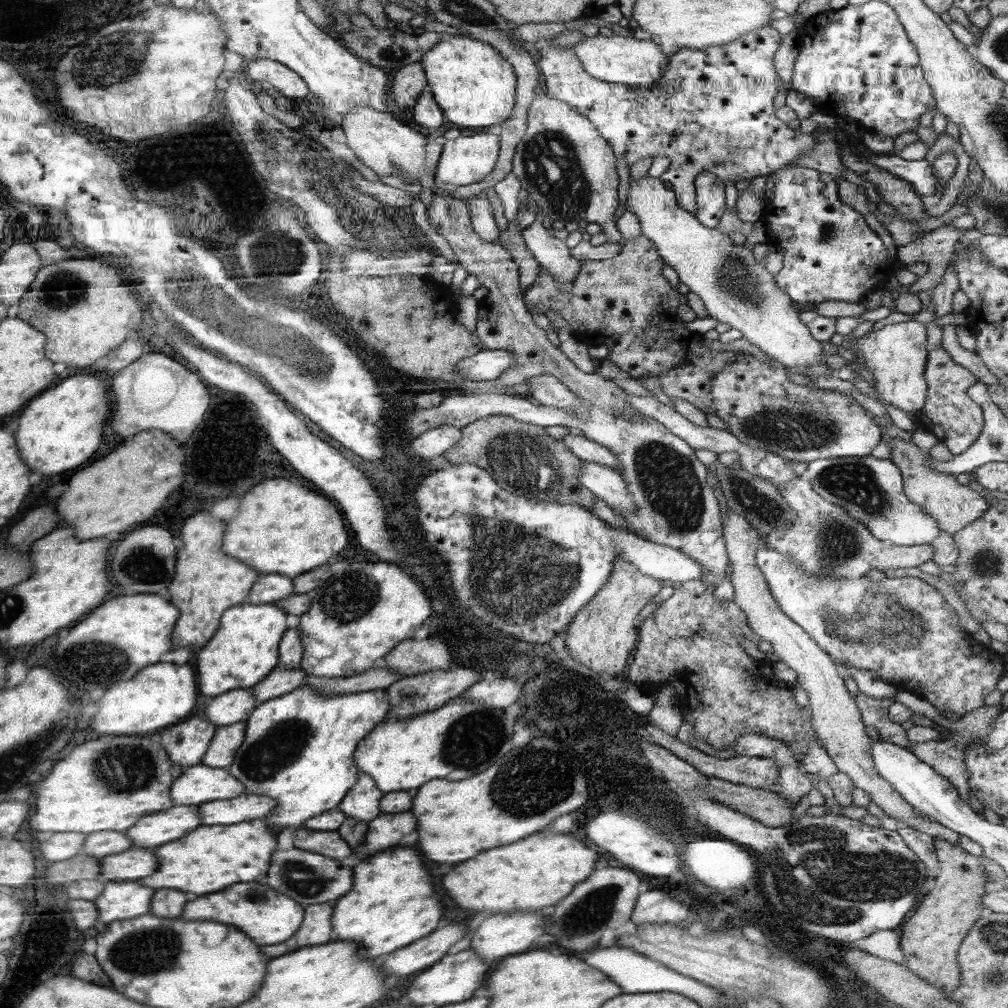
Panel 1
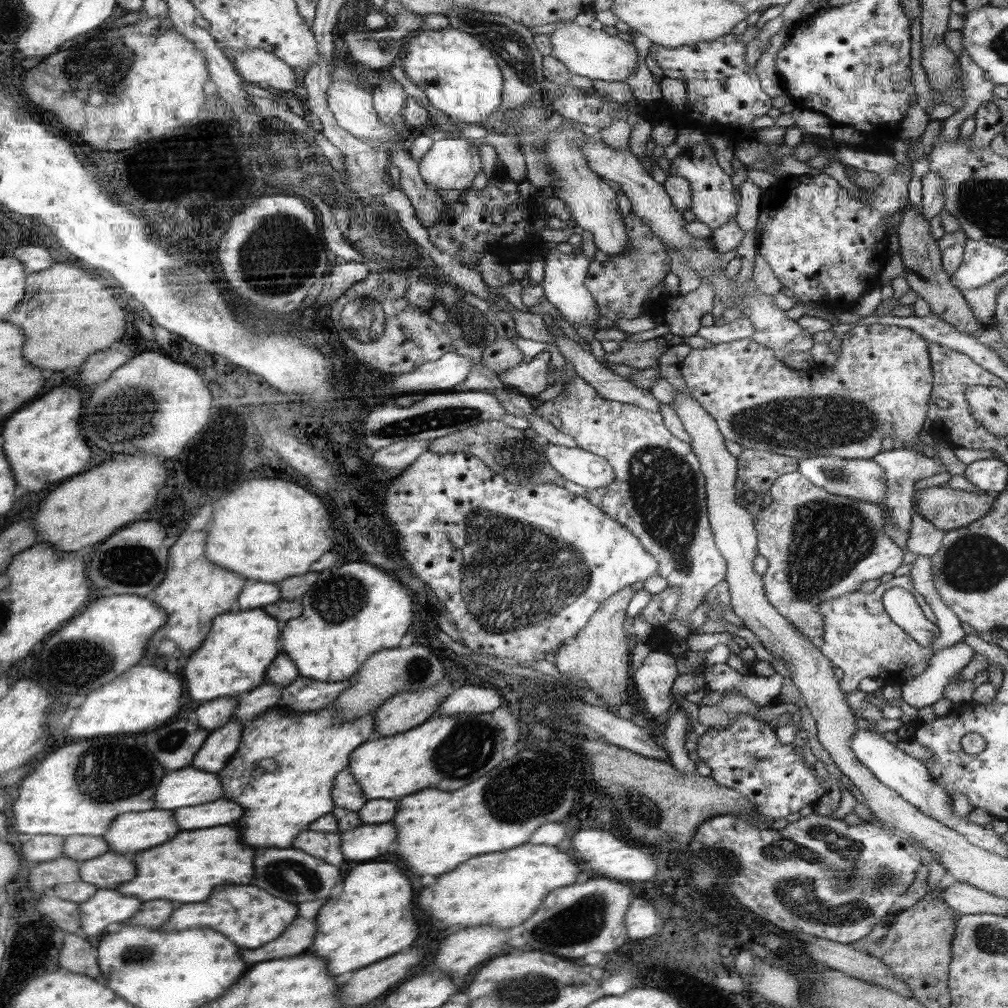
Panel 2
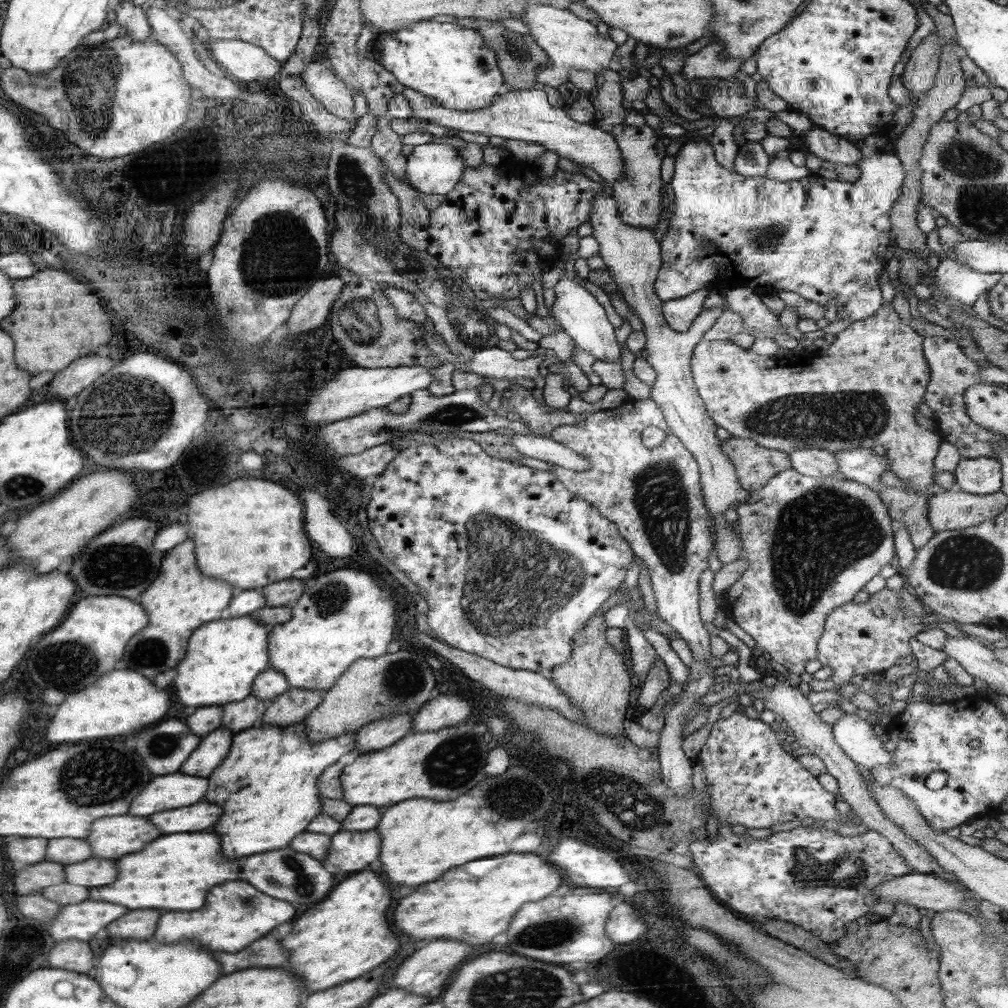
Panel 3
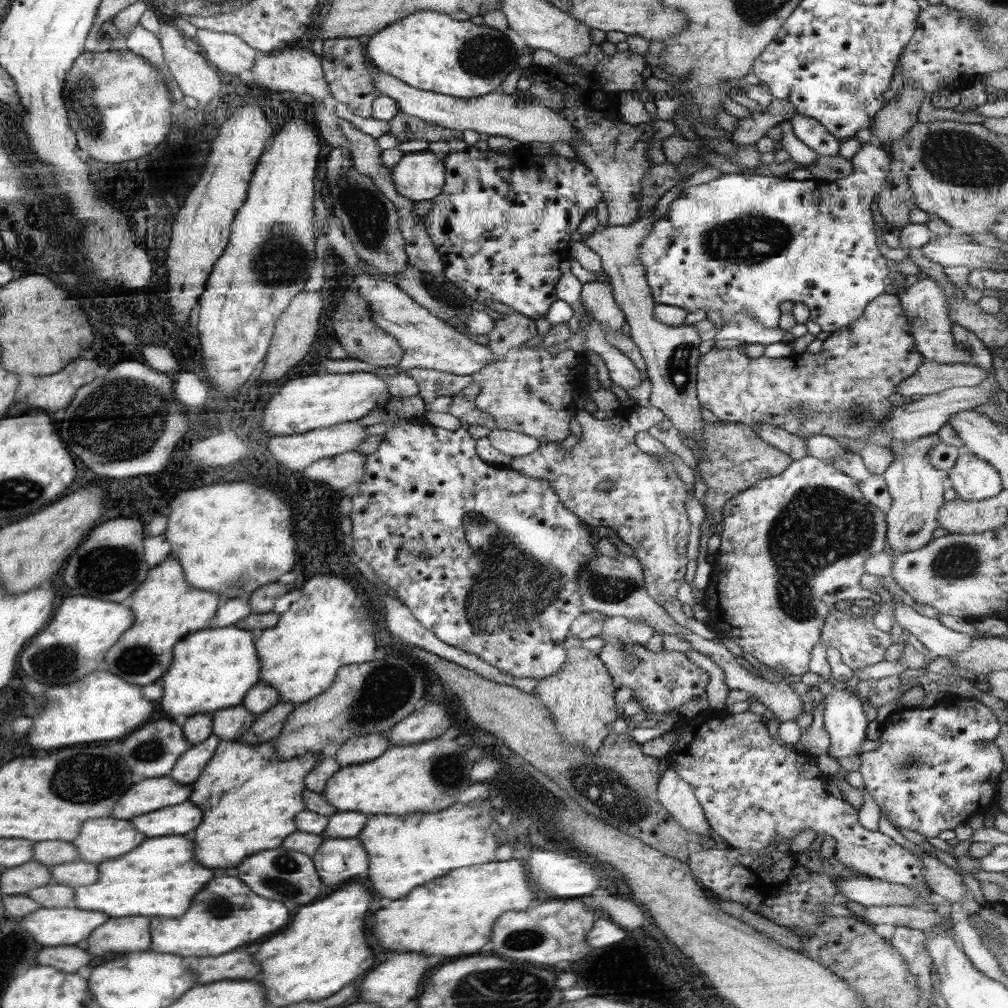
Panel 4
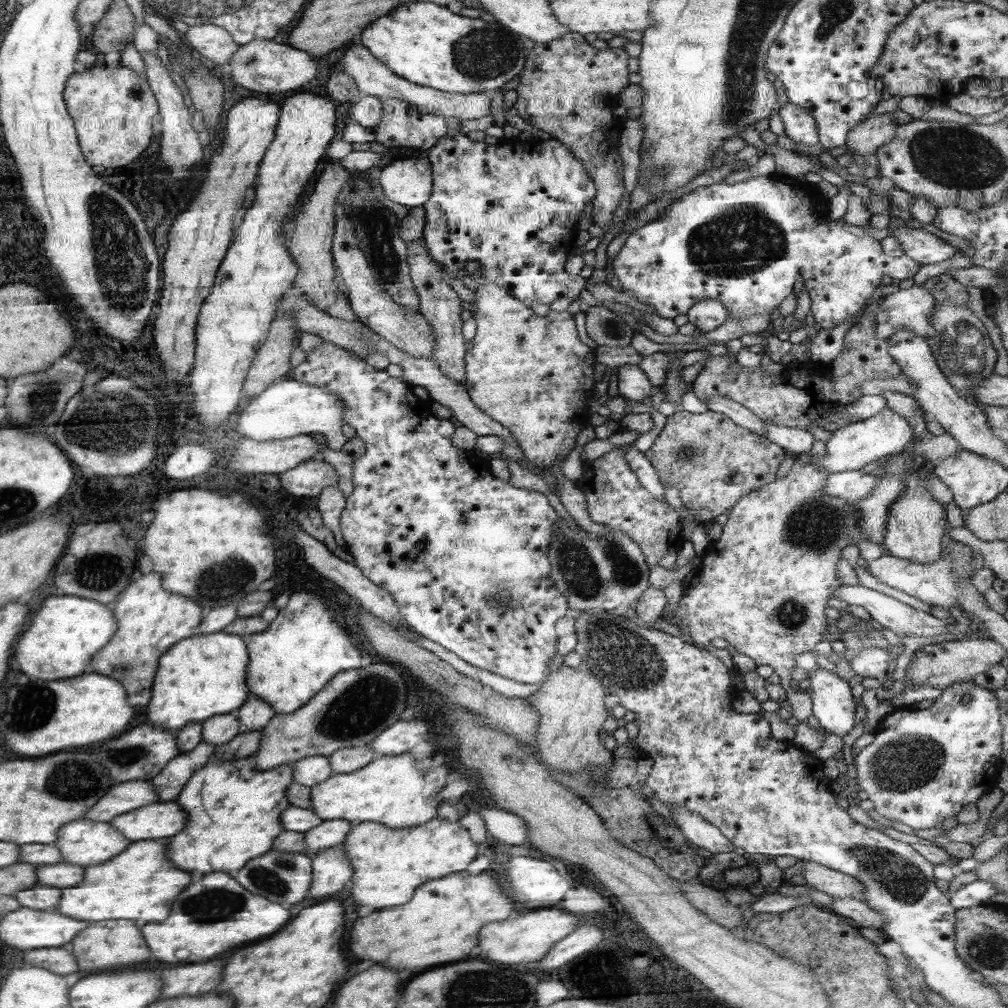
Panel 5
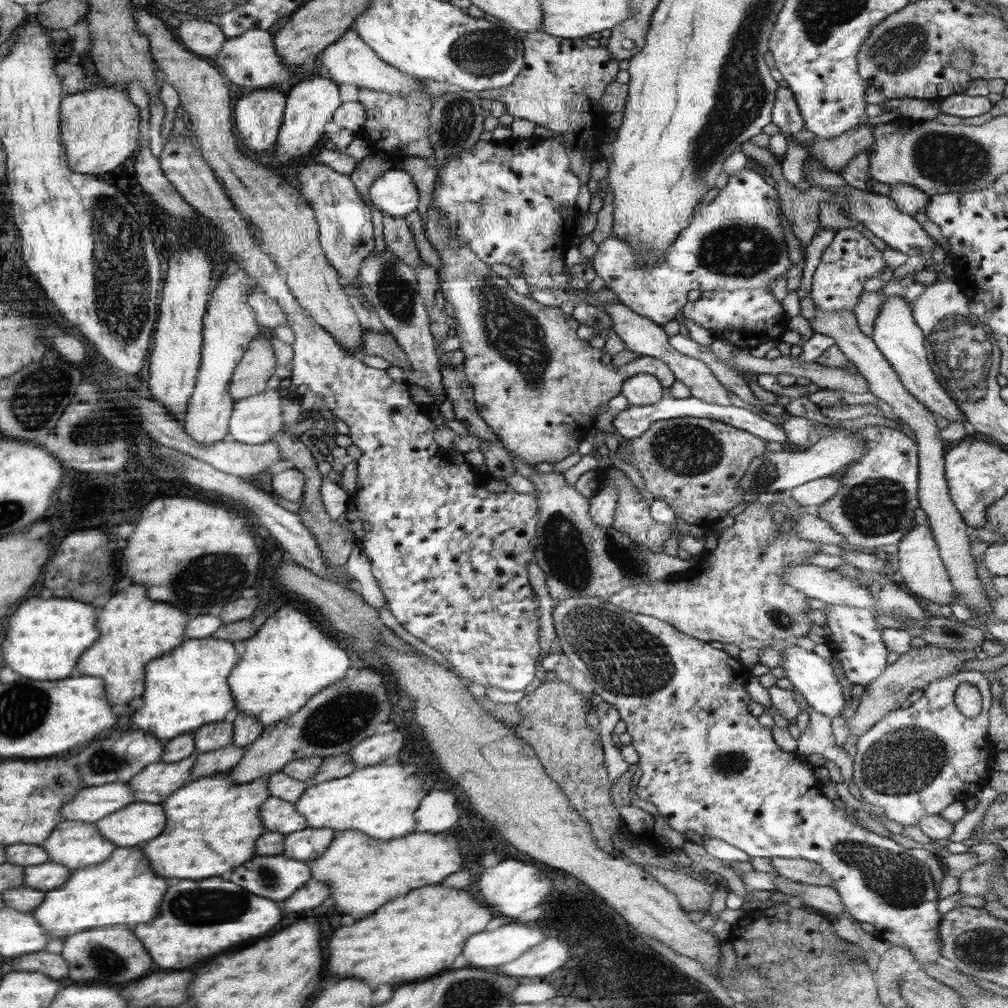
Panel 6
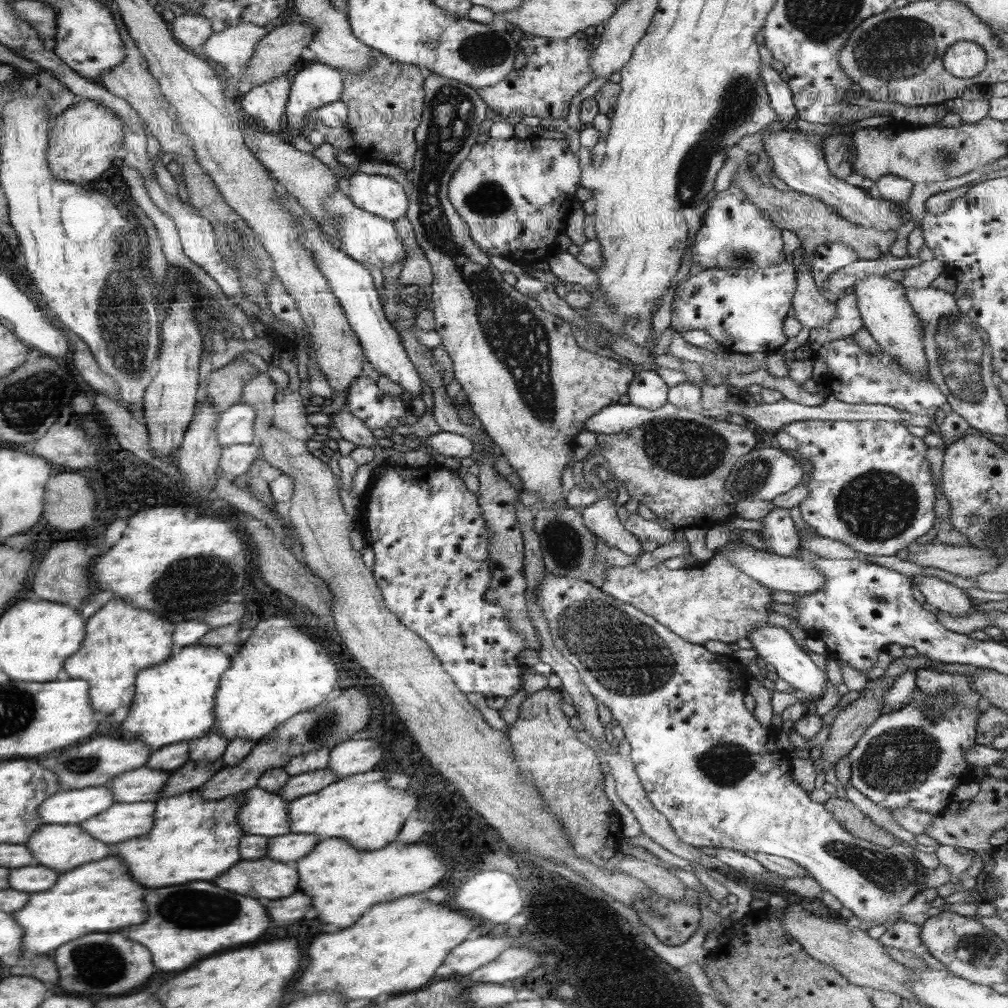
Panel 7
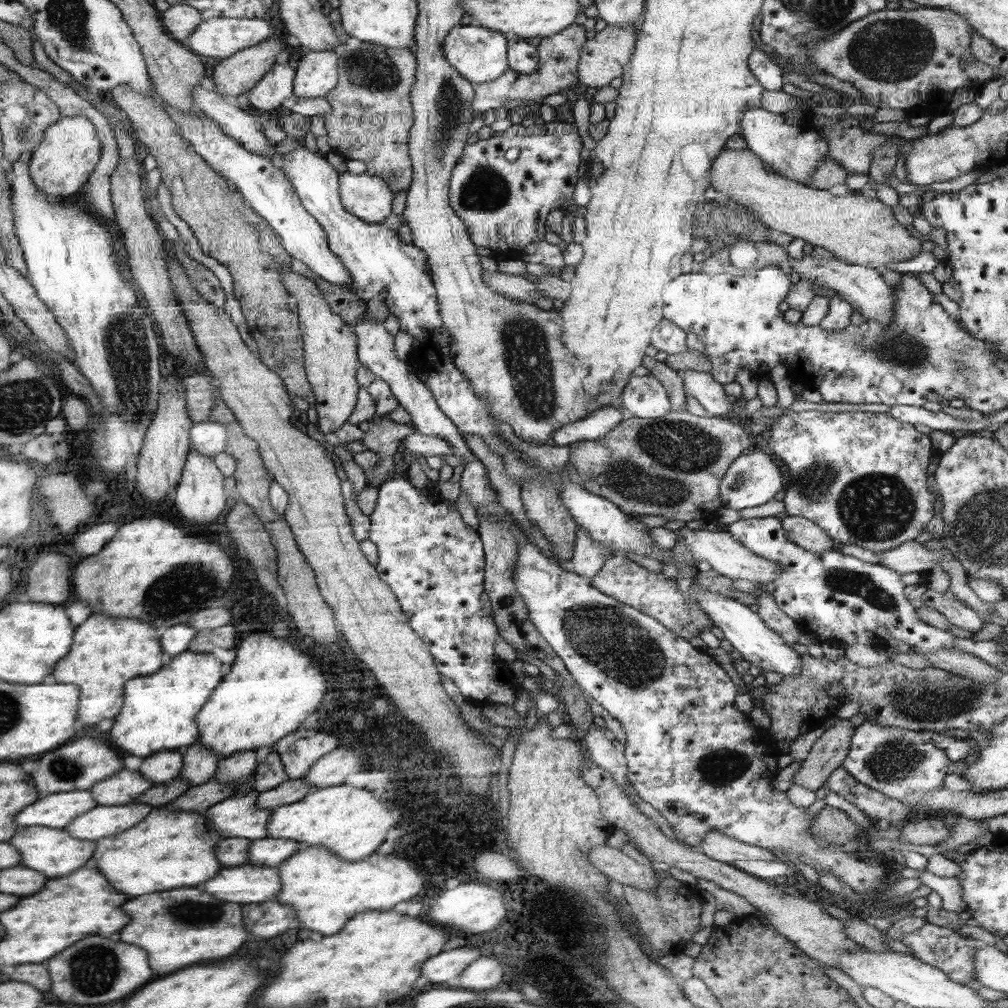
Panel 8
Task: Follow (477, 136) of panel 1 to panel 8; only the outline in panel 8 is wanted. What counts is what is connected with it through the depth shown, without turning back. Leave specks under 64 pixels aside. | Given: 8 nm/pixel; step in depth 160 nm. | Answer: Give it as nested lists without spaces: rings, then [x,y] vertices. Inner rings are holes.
[[[348,171],[339,174],[341,199],[352,214],[358,215],[369,223],[383,223],[392,214],[392,200],[395,198],[391,186],[384,179],[368,172],[354,174]]]

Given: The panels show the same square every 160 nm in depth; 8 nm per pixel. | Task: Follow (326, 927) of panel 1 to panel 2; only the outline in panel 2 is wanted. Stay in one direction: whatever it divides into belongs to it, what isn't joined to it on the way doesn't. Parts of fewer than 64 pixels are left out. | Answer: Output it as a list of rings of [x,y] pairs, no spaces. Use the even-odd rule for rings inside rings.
[[[300,918],[300,922],[296,922],[296,926],[292,926],[292,930],[288,930],[288,934],[284,934],[284,938],[276,938],[276,942],[268,942],[268,946],[262,946],[256,950],[246,948],[244,958],[248,958],[248,962],[256,964],[256,962],[272,960],[272,958],[298,956],[298,954],[306,952],[308,948],[312,948],[314,934],[316,934],[316,918],[312,918],[312,920]]]

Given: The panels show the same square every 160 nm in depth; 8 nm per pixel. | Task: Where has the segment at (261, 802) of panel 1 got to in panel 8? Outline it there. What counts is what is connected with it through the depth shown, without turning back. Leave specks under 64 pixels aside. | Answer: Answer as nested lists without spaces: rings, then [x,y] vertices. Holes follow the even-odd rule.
[[[130,803],[118,806],[95,806],[92,810],[84,813],[84,818],[76,817],[72,826],[68,825],[66,830],[72,830],[76,838],[106,838],[120,834],[124,830],[134,828],[138,822],[142,822],[151,814],[153,806],[148,803]]]

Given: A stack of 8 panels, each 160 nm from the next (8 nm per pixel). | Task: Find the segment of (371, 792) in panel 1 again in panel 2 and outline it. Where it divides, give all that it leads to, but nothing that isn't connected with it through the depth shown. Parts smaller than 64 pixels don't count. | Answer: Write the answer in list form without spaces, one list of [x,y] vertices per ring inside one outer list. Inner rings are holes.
[[[348,769],[337,775],[332,790],[335,806],[358,812],[367,804],[368,798],[365,792],[360,788],[357,778]]]

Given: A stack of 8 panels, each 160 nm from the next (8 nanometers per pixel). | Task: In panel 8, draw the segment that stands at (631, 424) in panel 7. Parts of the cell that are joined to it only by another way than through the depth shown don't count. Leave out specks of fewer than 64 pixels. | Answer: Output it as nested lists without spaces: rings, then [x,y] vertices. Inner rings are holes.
[[[608,405],[596,409],[588,418],[564,425],[553,434],[553,441],[558,446],[571,445],[575,442],[604,438],[612,429],[618,427],[628,413]]]

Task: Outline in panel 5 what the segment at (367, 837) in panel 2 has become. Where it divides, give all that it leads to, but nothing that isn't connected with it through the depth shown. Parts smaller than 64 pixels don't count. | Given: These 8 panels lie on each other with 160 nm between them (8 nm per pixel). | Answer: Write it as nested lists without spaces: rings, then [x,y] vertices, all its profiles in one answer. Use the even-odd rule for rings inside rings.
[[[338,845],[325,851],[312,855],[312,898],[328,898],[326,894],[336,894],[352,880],[352,866],[350,859],[346,858],[346,851],[343,845]]]

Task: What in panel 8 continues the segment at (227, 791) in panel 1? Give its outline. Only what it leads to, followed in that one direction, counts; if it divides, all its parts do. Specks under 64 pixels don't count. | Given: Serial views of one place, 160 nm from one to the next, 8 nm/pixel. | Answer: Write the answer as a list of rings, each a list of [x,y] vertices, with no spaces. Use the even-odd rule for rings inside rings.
[[[76,790],[72,792],[52,793],[40,798],[34,806],[28,806],[24,814],[20,814],[20,826],[52,826],[64,828],[74,818],[98,806],[96,798],[90,791]]]

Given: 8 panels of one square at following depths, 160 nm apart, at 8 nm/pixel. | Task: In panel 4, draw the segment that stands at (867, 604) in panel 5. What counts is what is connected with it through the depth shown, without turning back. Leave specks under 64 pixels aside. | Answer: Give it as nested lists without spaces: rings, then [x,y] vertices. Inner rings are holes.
[[[895,603],[895,606],[894,624],[900,624],[905,635],[908,633],[916,635],[925,650],[934,652],[936,656],[949,658],[964,652],[974,639],[968,633],[957,632],[946,627],[938,619],[919,614],[914,608],[904,603]]]

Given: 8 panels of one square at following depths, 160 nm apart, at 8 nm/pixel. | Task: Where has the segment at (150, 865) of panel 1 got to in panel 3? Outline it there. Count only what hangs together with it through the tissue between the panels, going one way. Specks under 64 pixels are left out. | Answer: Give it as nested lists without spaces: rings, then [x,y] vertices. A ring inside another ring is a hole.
[[[90,858],[88,862],[66,866],[66,880],[76,886],[86,886],[86,888],[112,884],[116,880],[116,874],[118,874],[116,862],[102,860],[102,858]]]

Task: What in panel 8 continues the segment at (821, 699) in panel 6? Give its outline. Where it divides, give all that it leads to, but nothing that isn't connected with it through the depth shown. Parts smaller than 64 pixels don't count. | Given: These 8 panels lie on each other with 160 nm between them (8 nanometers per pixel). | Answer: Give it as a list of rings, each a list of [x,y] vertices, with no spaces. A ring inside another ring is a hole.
[[[699,590],[696,594],[696,601],[704,609],[704,612],[711,618],[713,626],[716,625],[724,633],[724,638],[729,640],[741,654],[741,658],[750,664],[759,666],[763,670],[778,672],[783,676],[796,676],[803,665],[801,654],[792,645],[784,642],[784,639],[772,630],[756,612],[753,612],[748,605],[741,604],[734,598],[724,598],[719,594],[712,594]]]

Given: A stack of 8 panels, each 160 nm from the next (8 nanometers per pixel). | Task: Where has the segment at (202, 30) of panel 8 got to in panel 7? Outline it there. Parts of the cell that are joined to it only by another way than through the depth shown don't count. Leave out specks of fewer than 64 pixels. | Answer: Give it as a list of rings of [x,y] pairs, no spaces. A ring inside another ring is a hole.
[[[243,22],[222,32],[213,32],[204,43],[203,53],[227,69],[238,71],[251,62],[257,44],[266,36],[266,27]]]

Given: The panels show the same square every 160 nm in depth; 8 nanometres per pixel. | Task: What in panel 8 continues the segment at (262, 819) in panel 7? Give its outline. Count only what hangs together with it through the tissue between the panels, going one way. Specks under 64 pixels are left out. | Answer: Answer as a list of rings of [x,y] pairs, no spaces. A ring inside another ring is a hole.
[[[258,790],[243,795],[236,795],[214,806],[205,812],[206,822],[220,826],[220,834],[224,838],[245,838],[258,840],[269,836],[267,831],[269,810],[256,806]]]

